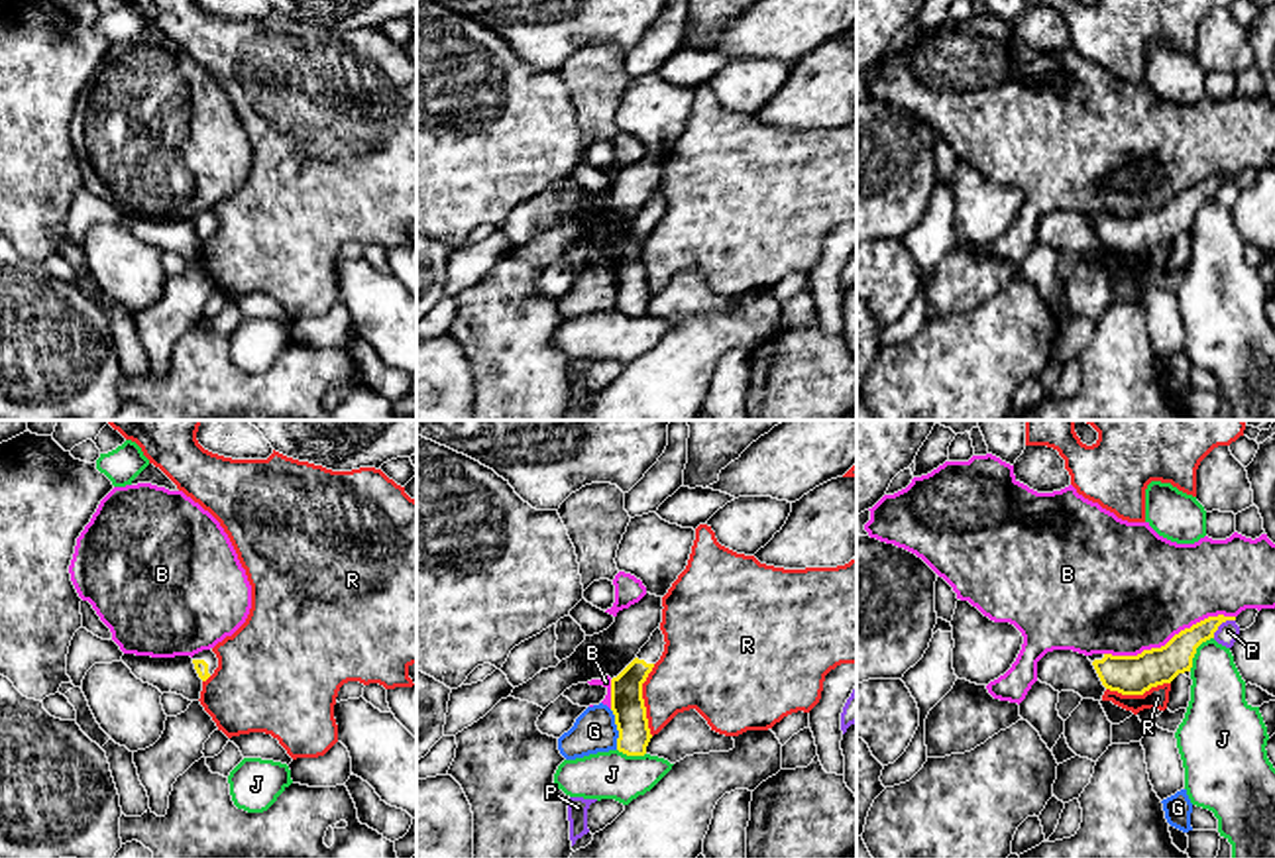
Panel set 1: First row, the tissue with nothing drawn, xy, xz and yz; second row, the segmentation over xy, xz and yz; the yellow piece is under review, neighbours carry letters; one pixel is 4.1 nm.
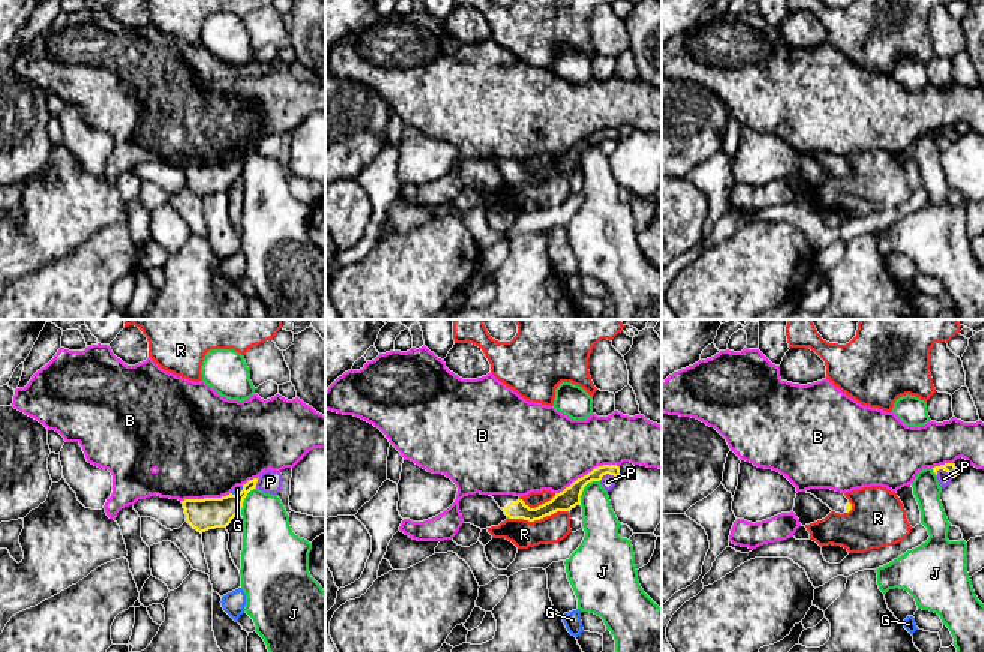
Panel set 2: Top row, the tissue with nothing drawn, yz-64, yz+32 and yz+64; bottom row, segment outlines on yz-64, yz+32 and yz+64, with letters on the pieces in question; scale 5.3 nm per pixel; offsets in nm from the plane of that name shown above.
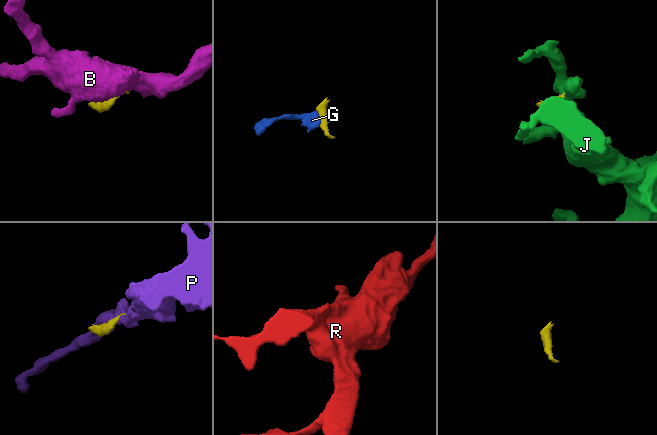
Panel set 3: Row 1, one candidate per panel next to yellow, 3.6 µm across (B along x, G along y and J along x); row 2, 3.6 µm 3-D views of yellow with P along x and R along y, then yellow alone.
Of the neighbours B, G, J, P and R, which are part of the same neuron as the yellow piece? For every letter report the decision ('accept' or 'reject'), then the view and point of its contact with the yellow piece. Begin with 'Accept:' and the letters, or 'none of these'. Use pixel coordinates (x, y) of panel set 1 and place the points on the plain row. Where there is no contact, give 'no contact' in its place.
Accept: none of these
B: reject | yz (1171, 199)
G: reject | xz (617, 289)
J: reject | yz (1195, 213)
P: reject | yz (1220, 183)
R: reject | xz (643, 260)

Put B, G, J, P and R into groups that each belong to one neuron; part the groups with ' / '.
B G / J / P / R

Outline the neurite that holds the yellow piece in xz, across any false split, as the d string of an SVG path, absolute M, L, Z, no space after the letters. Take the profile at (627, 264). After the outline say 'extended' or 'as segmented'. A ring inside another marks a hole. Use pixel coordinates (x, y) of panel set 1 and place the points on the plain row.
M660 187L640 208L637 218L611 240L611 271L619 291L617 310L627 316L644 316L652 298L642 259L642 243L664 212Z | extended

